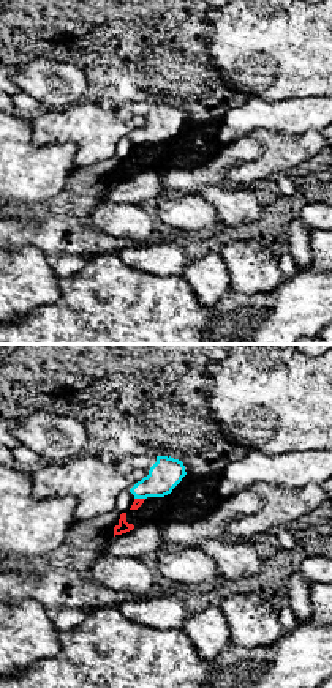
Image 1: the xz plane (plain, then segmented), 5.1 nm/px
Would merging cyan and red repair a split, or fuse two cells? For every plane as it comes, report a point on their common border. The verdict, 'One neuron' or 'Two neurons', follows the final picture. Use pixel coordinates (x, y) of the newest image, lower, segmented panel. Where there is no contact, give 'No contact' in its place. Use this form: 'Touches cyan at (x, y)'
Touches cyan at (139, 497)

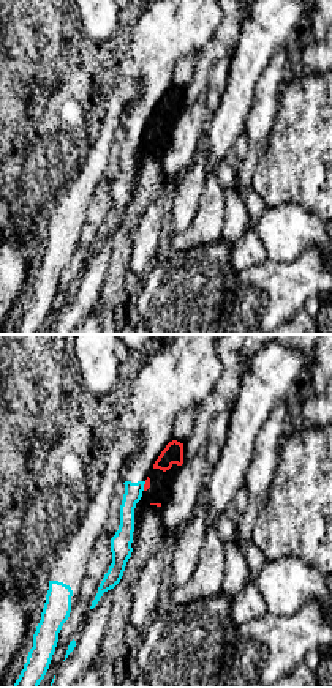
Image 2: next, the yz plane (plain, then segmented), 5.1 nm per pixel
Touches cyan at (143, 486)

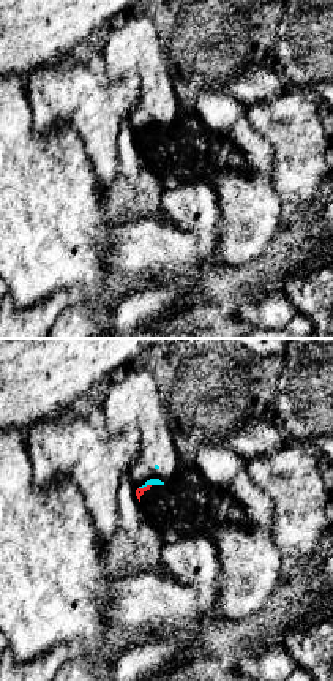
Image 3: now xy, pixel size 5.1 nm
Touches cyan at (144, 485)

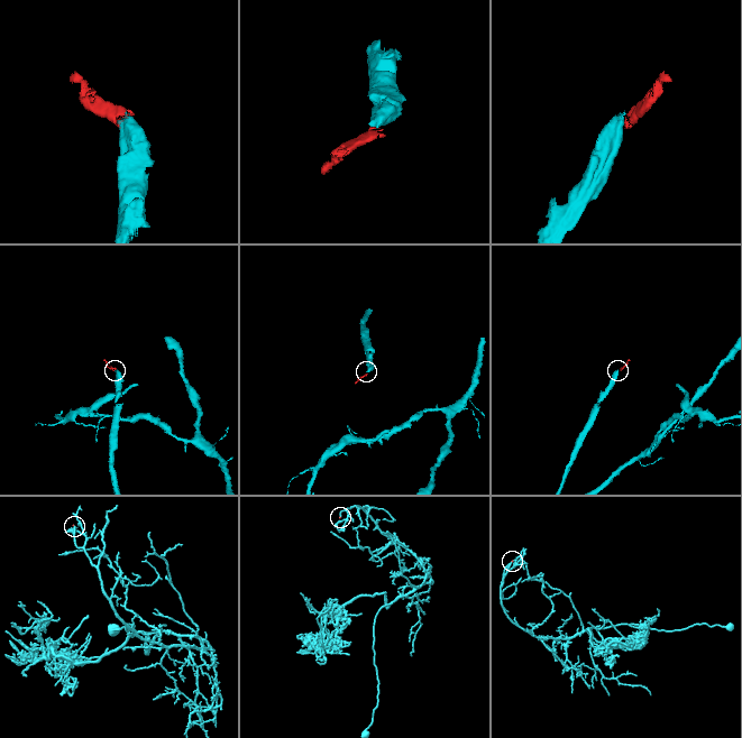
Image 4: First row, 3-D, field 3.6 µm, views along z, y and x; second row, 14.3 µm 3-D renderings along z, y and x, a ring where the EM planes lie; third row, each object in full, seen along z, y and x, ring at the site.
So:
Two neurons

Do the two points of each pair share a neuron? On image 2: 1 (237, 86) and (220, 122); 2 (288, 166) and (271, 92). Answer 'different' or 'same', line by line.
1: same
2: different

